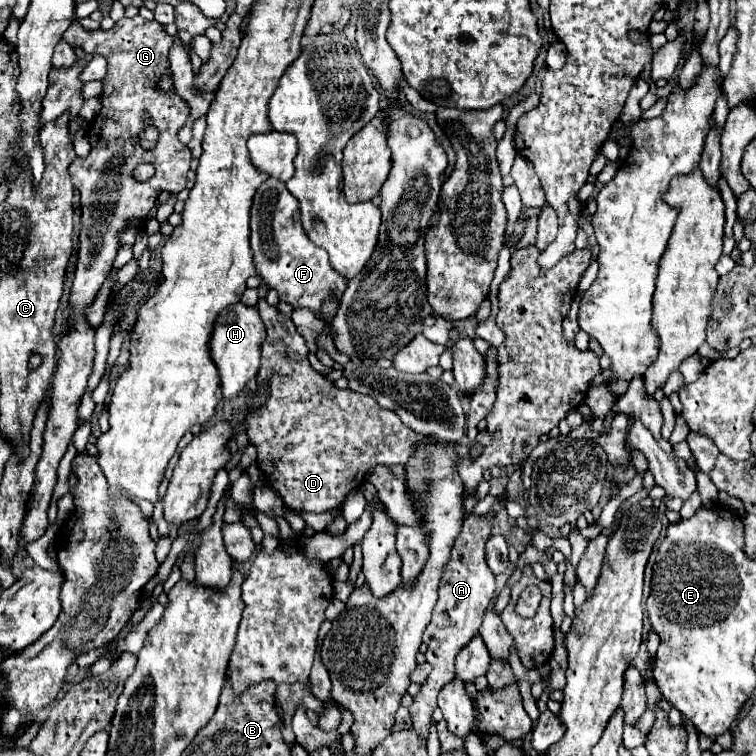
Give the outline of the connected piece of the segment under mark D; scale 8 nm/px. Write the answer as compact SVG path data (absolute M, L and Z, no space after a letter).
M265 297L259 299L257 309L267 327L267 339L263 343L263 357L257 383L269 379L271 391L269 401L263 407L255 407L247 413L247 437L251 443L257 445L259 469L267 475L271 487L279 493L287 507L297 511L325 513L329 509L339 507L347 493L361 487L361 483L367 477L367 471L377 463L403 465L411 449L415 449L415 445L423 441L423 437L405 427L395 413L383 409L373 397L363 397L359 393L351 393L349 389L335 389L335 385L325 375L317 373L309 365L307 343L297 333L291 317L283 315L277 307L271 307L265 301Z

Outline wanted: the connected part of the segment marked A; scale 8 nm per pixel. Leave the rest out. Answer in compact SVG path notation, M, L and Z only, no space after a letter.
M469 515L463 521L463 529L453 545L451 561L445 565L445 571L439 583L439 599L433 609L431 623L427 625L423 633L423 643L427 645L425 657L433 669L427 681L421 685L419 693L413 697L413 703L409 709L411 719L413 719L413 729L419 729L421 737L427 737L427 731L433 719L433 709L437 707L439 691L455 677L457 653L477 635L483 613L487 611L491 597L495 593L495 575L485 563L485 543L491 537L491 529L493 529L491 515Z

